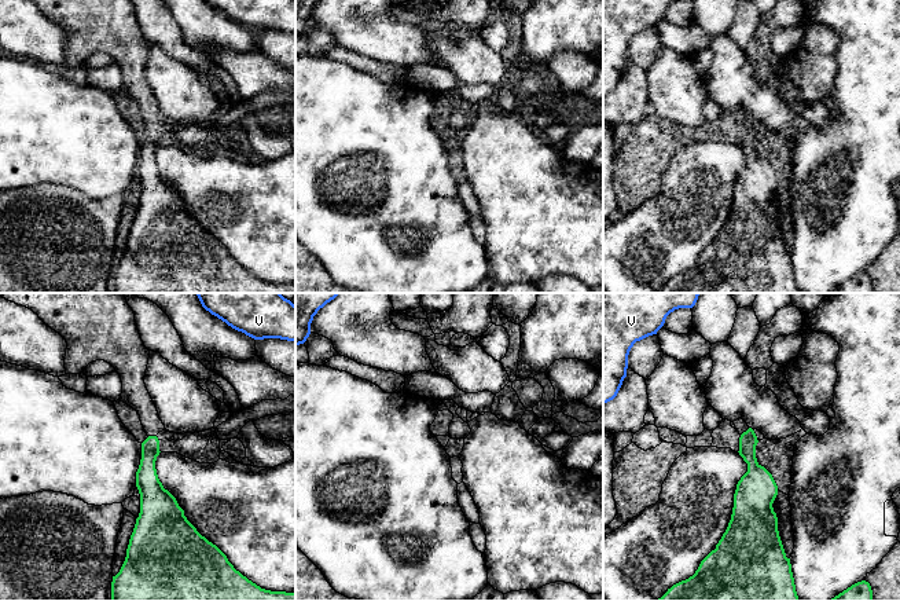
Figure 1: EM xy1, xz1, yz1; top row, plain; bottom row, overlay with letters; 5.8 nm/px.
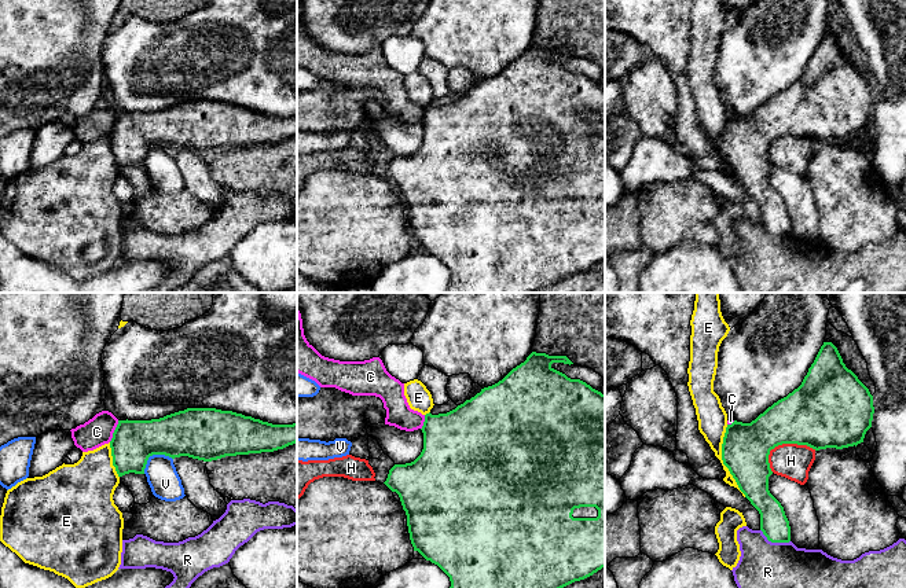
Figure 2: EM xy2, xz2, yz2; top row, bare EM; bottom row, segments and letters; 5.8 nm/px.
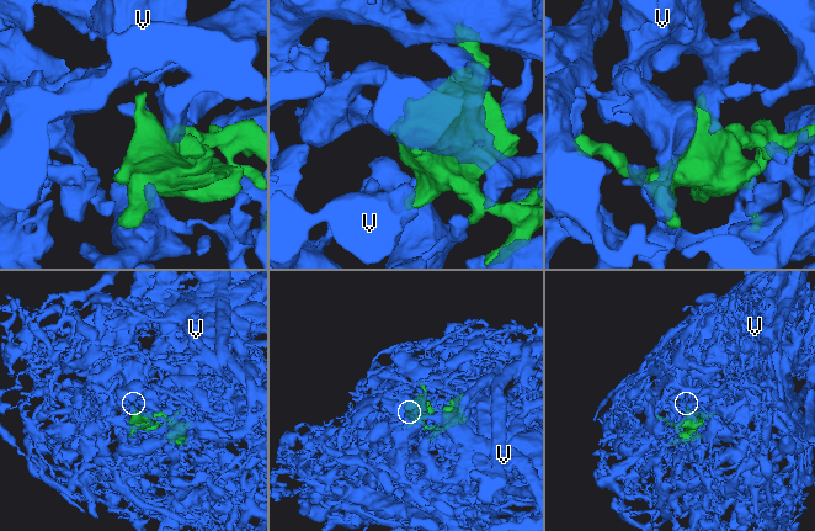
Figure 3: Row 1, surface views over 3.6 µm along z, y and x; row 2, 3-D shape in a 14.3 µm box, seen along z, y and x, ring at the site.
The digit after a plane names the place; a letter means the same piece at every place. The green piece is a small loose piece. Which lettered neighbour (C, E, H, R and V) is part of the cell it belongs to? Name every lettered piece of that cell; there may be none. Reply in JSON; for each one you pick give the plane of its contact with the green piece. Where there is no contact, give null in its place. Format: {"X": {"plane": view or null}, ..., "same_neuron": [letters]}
{"same_neuron": []}

